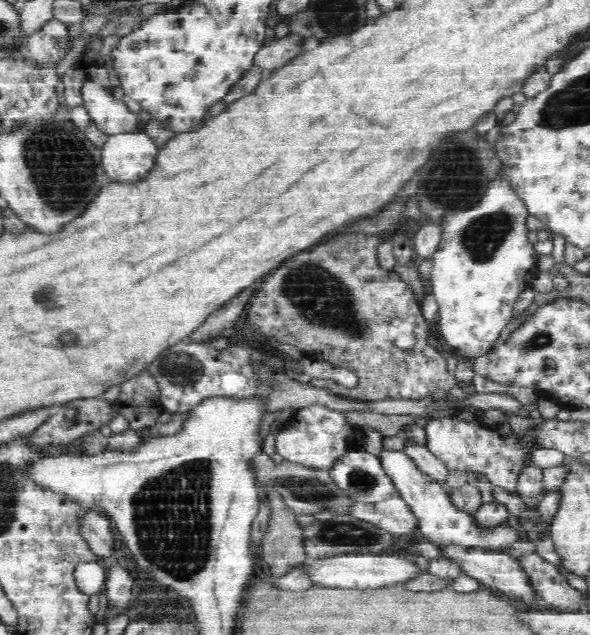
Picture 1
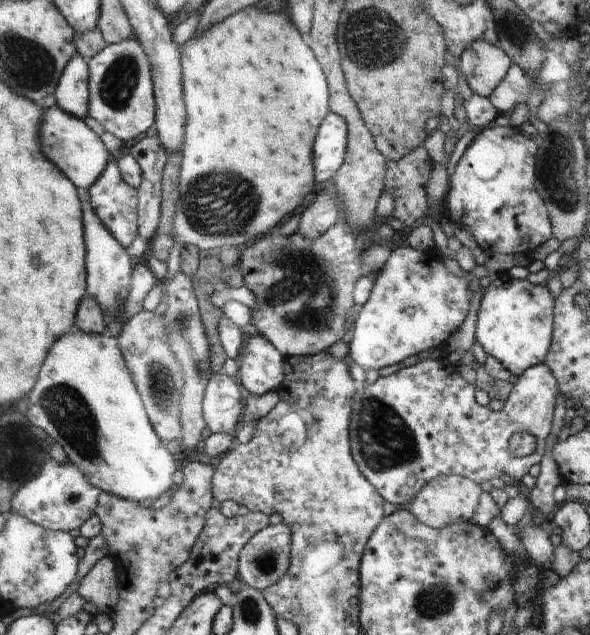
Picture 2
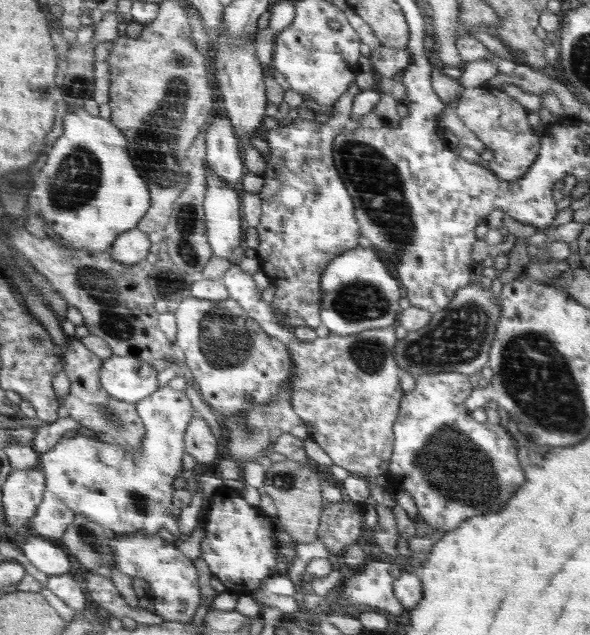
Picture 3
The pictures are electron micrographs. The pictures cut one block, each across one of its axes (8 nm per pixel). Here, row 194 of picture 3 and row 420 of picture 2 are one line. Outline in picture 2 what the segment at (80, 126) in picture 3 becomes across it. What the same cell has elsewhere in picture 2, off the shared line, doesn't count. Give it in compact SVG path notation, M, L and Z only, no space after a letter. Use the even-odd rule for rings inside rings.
M75 326L66 338L58 340L58 346L50 352L37 389L30 394L29 404L28 418L32 423L54 436L66 448L68 458L78 464L85 471L86 478L102 492L139 504L152 498L158 500L174 484L174 474L178 472L176 458L166 448L166 442L149 418L145 400L138 391L119 338L111 334L86 334Z

